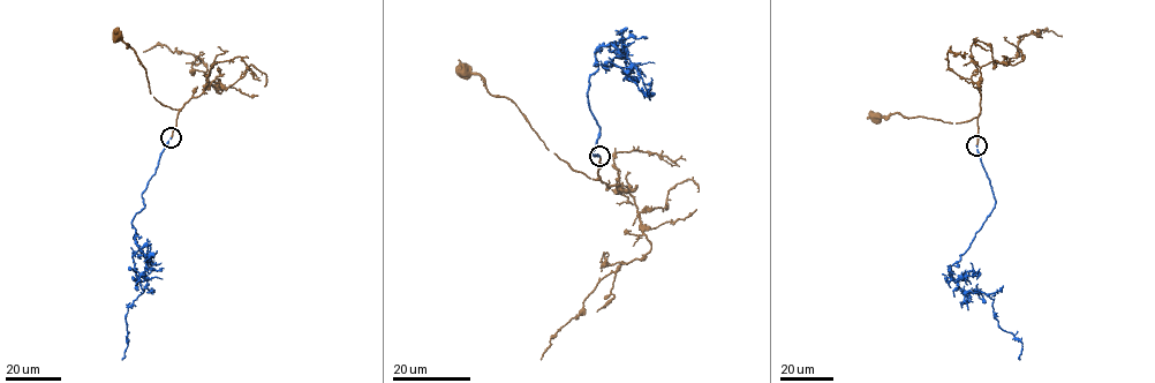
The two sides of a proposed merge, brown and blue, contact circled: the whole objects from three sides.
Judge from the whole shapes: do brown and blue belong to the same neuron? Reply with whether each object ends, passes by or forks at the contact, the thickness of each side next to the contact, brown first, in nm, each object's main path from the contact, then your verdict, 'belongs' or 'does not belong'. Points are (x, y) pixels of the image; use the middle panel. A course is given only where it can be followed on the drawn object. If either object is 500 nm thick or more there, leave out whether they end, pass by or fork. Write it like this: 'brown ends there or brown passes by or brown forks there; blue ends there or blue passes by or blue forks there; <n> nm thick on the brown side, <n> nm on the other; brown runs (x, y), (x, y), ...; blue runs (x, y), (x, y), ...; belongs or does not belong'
brown ends there; blue ends there; 240 nm thick on the brown side, 130 nm on the other; brown runs (599, 156), (596, 179), (573, 170), (548, 149), (515, 104), (488, 91), (478, 75), (463, 70); blue runs (599, 156), (587, 91), (594, 53), (621, 43), (640, 77), (628, 81), (650, 96), (648, 85); belongs

